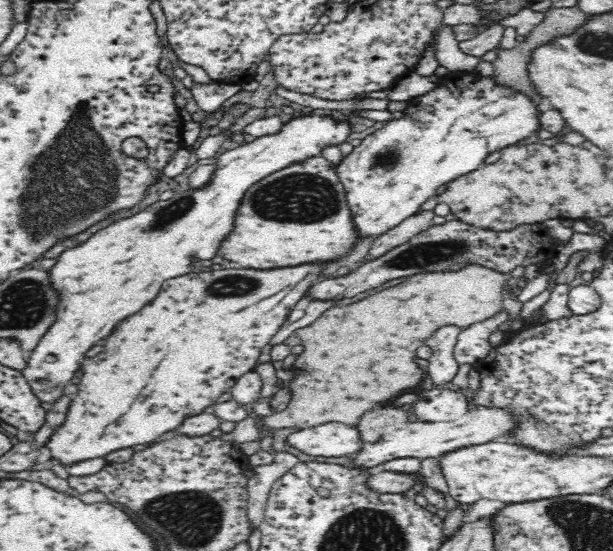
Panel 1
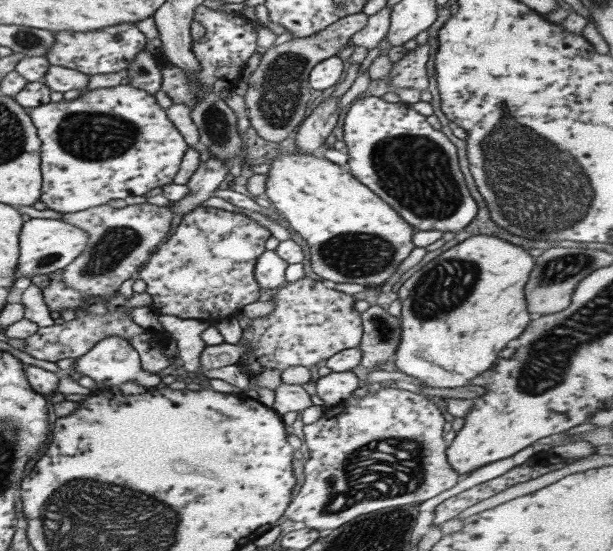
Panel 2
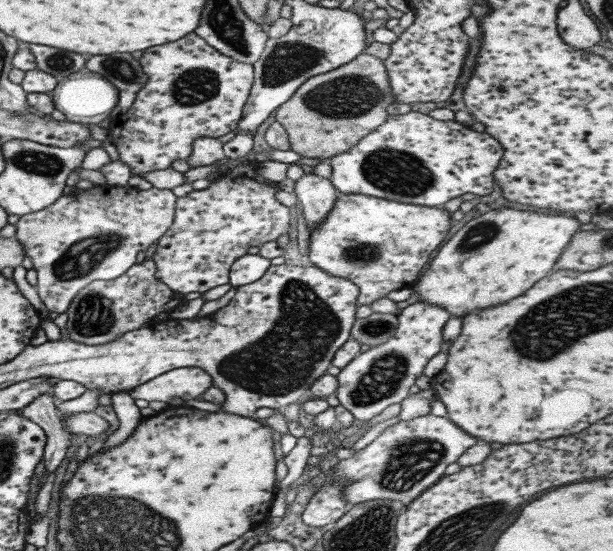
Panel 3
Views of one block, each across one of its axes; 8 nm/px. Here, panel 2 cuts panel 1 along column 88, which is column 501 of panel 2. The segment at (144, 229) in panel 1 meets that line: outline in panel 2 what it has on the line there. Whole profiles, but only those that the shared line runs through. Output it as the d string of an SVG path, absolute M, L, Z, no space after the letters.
M485 234L469 236L469 238L465 238L463 242L459 242L457 246L453 246L453 248L450 247L432 260L429 260L429 262L421 266L419 270L413 272L397 290L396 296L399 298L401 304L401 320L399 322L399 345L393 356L393 359L395 359L395 368L406 376L413 377L417 382L424 383L423 387L431 386L431 388L457 388L457 386L465 386L471 379L480 376L482 372L491 370L491 366L497 364L497 361L495 361L495 358L498 357L497 352L505 348L510 340L519 338L532 318L532 316L527 314L527 310L525 310L523 284L527 282L529 270L533 268L533 265L533 258L531 258L523 248L519 248L519 246L515 246L515 244L507 242L507 240L501 240L501 238L497 238L497 236L485 236Z

